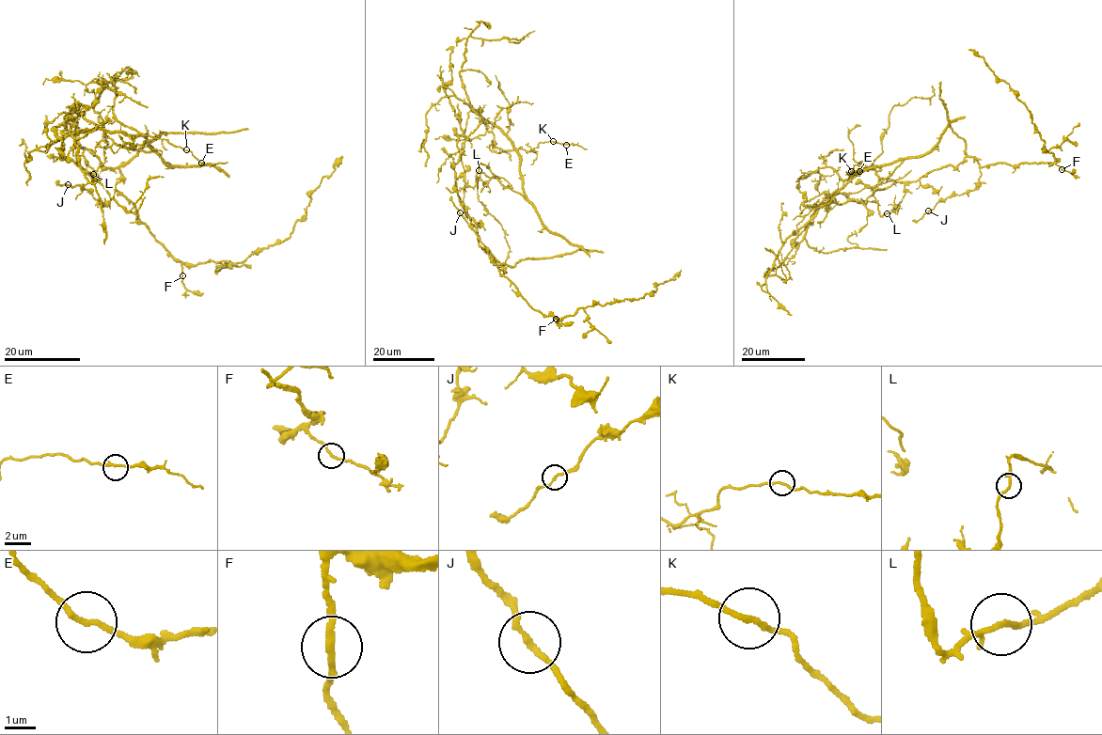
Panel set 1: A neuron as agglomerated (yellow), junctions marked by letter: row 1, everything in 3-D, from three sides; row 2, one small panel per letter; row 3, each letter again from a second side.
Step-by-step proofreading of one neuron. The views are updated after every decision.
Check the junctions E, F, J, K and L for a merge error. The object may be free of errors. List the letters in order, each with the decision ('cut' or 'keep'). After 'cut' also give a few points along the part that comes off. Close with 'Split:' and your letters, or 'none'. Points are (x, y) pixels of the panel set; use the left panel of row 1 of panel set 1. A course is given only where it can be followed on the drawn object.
E: keep
F: keep
J: keep
K: keep
L: keep
Split: none

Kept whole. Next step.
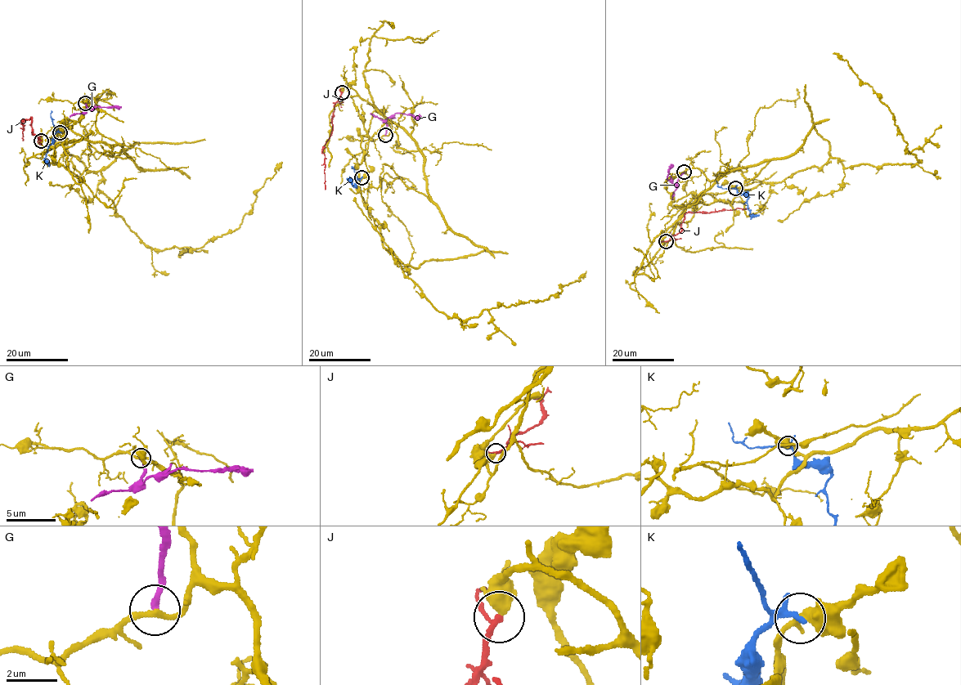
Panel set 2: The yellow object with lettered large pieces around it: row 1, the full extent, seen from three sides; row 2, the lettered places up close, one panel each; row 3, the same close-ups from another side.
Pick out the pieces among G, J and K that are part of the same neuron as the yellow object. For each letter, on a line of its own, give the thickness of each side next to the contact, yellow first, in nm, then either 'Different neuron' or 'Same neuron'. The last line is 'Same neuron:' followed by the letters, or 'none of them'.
G: Thickness 200 nm (yellow) against 220 nm. Different neuron
J: Thickness 550 nm (yellow) against 180 nm. Same neuron
K: Thickness 400 nm (yellow) against 170 nm. Different neuron
Same neuron: J

